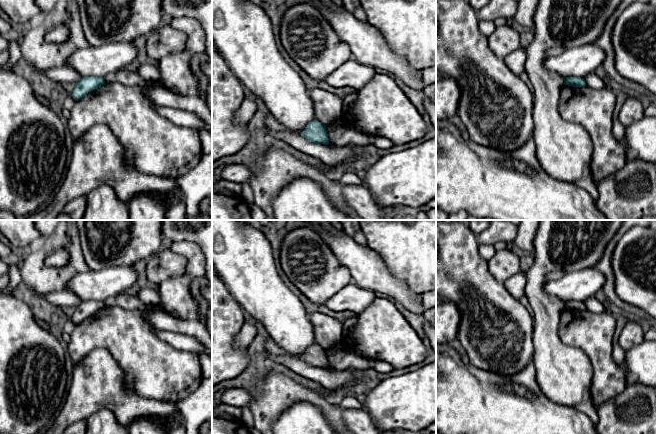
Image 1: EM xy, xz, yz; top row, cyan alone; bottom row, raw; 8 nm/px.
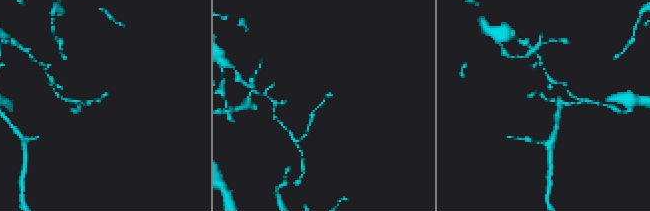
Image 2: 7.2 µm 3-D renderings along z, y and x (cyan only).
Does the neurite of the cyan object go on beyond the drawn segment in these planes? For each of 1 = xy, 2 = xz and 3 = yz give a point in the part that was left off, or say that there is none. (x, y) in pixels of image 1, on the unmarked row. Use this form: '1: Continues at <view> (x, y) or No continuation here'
1: No continuation here
2: No continuation here
3: No continuation here

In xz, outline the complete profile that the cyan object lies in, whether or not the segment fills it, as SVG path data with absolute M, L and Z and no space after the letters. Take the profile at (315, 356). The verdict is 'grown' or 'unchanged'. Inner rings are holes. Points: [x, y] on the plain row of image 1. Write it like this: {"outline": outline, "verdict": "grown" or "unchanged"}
{"outline": "M318 344L311 345L300 358L309 366L323 369L330 368L326 349L321 348Z", "verdict": "unchanged"}

